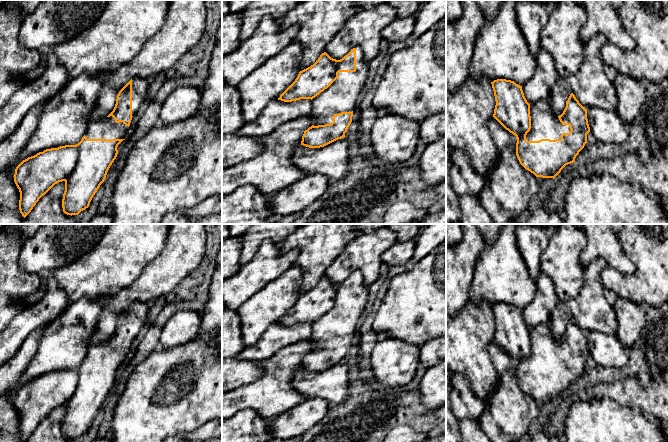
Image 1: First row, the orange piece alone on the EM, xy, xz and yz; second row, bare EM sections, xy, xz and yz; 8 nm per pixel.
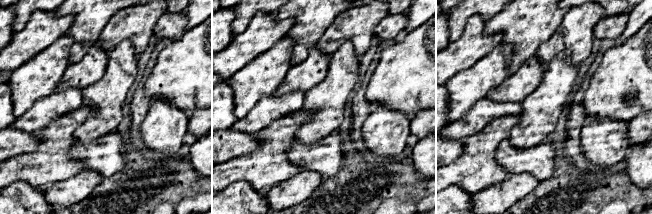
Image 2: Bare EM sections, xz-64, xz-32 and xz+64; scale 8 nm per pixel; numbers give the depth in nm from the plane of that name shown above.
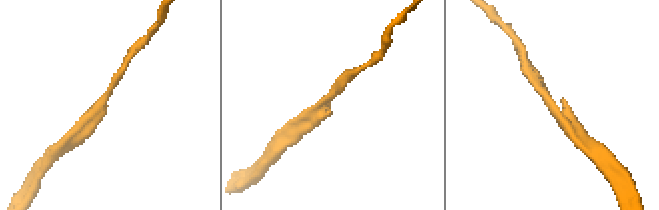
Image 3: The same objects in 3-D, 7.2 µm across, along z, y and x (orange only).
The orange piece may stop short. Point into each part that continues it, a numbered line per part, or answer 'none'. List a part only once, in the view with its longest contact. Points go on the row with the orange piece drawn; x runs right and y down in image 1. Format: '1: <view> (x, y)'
1: yz (545, 124)

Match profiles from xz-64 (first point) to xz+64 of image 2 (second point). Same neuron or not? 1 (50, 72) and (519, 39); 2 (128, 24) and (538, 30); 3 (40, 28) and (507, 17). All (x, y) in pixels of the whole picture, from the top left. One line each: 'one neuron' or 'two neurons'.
1: two neurons
2: two neurons
3: two neurons

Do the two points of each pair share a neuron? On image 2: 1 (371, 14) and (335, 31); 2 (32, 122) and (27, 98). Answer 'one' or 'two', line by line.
1: one
2: two

